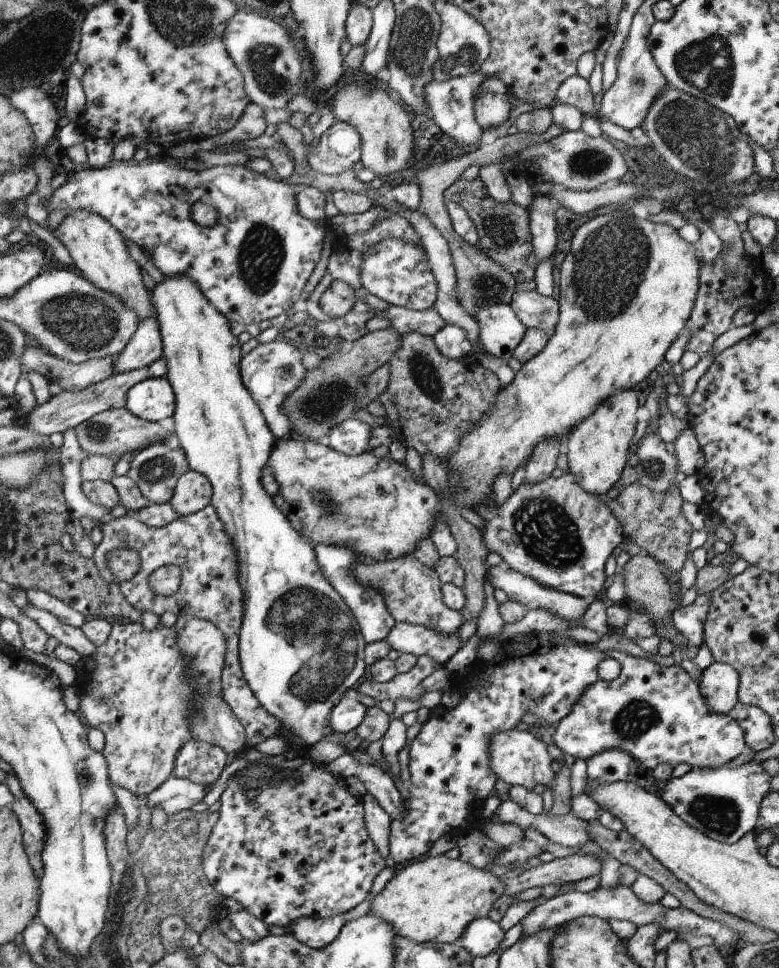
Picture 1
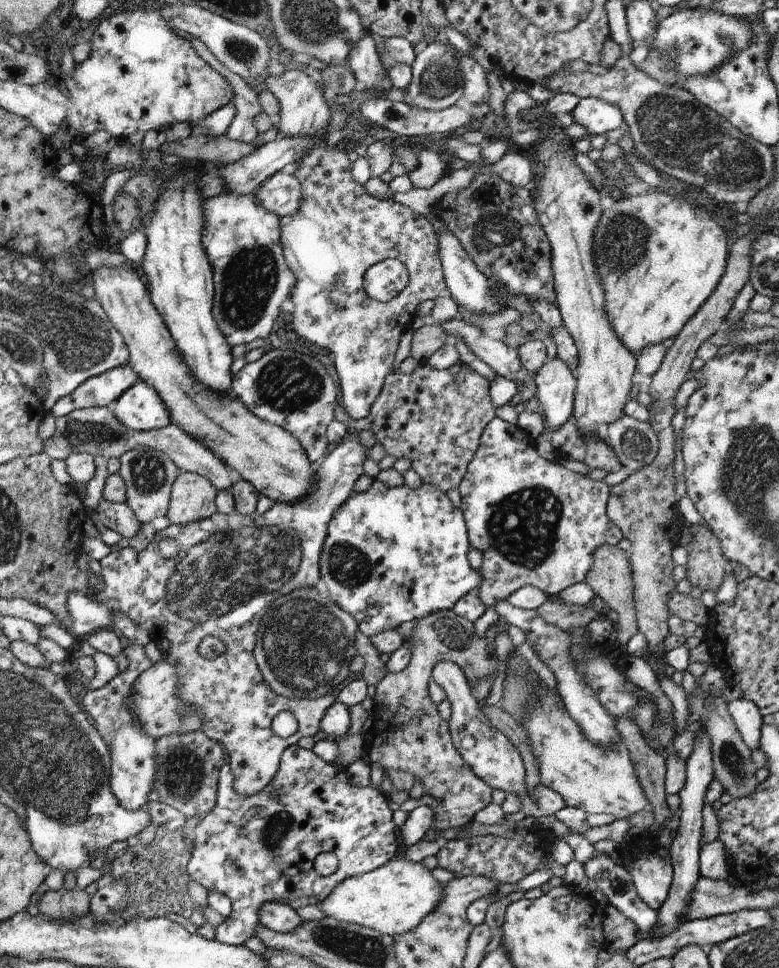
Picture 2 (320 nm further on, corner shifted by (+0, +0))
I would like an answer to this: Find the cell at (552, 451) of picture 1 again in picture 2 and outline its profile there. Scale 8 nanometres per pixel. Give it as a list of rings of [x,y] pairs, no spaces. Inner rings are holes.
[[[560,357],[548,360],[535,373],[536,398],[546,429],[560,428],[572,414],[576,379]]]

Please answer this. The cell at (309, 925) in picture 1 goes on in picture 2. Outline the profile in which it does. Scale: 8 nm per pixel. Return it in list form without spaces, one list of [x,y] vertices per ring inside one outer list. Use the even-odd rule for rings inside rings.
[[[274,901],[261,904],[258,918],[260,923],[279,933],[293,931],[304,922],[290,905]]]

